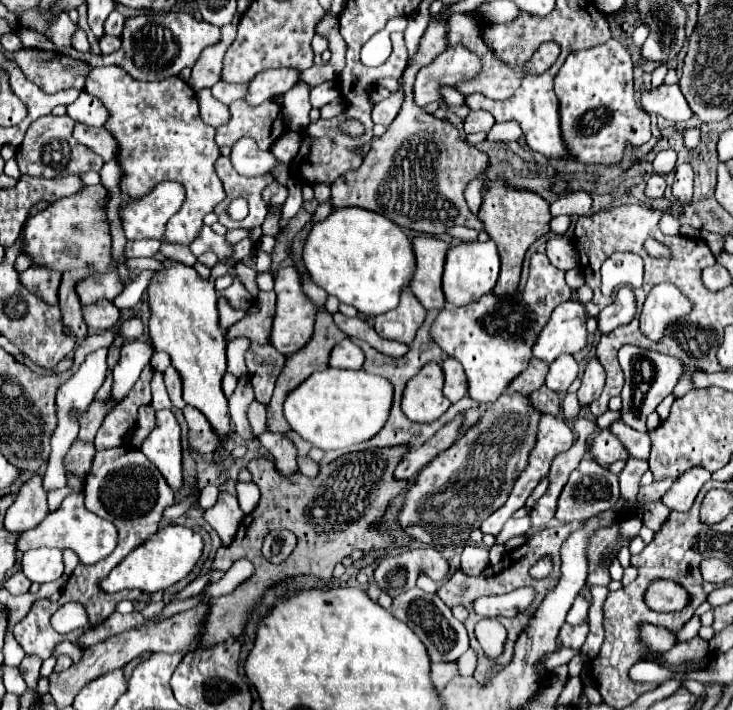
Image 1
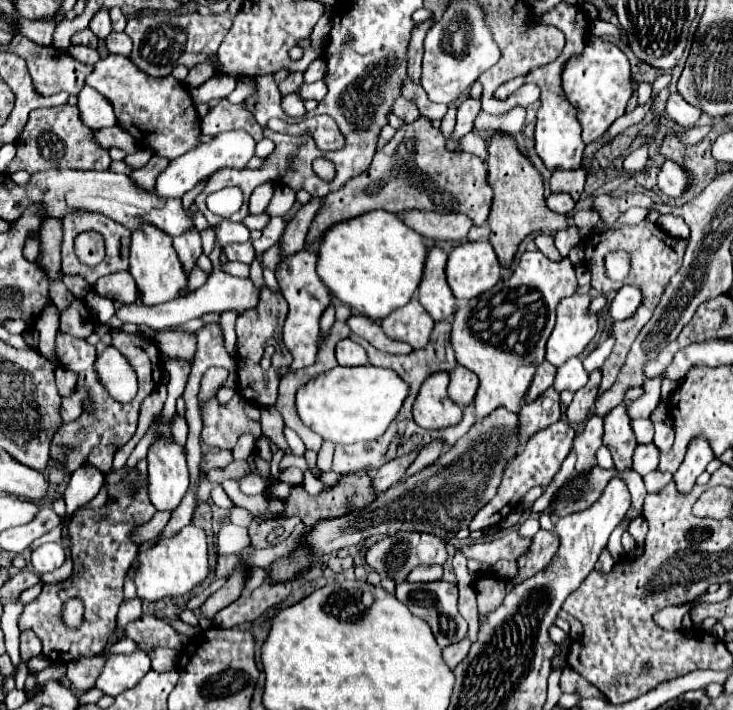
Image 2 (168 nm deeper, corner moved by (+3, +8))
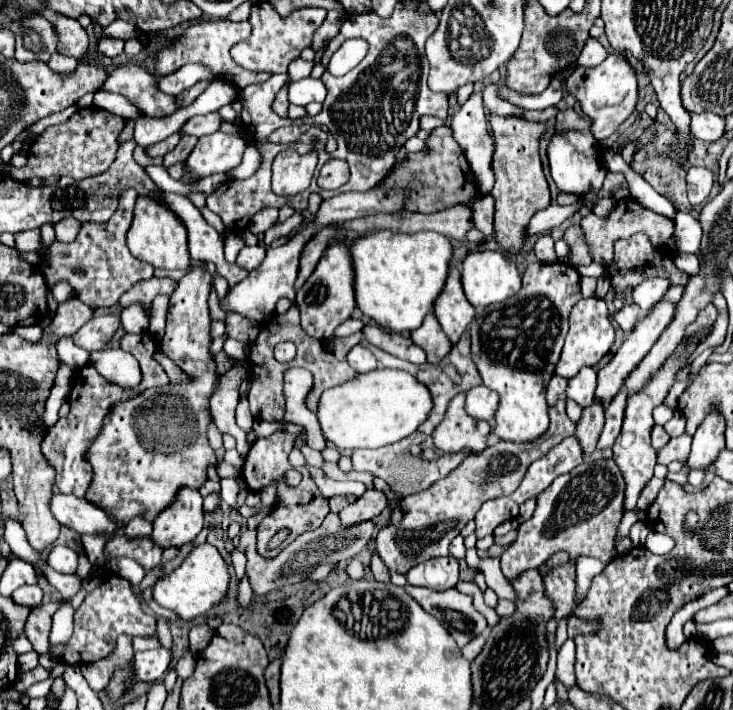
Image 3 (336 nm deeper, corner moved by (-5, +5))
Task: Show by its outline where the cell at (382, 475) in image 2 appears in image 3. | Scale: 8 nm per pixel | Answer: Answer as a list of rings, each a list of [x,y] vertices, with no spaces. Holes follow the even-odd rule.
[[[368,489],[360,499],[356,499],[354,503],[350,503],[348,507],[344,507],[340,511],[340,519],[342,519],[344,527],[348,527],[348,525],[356,525],[366,519],[376,519],[376,517],[384,515],[388,511],[388,507],[390,507],[390,501],[384,491]]]

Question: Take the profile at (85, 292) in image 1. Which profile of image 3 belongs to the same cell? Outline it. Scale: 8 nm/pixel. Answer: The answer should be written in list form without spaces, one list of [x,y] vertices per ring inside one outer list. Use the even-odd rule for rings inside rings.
[[[150,277],[150,279],[142,279],[138,283],[134,283],[122,297],[120,297],[120,305],[122,307],[130,307],[136,301],[142,301],[146,305],[150,305],[154,301],[156,295],[172,295],[176,289],[176,281],[168,279],[168,277]]]

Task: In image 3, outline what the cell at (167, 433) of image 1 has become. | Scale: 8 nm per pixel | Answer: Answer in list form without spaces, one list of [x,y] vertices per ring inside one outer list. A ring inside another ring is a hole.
[[[180,487],[172,505],[162,509],[154,519],[152,537],[160,547],[182,547],[196,539],[204,525],[202,495],[198,489]]]

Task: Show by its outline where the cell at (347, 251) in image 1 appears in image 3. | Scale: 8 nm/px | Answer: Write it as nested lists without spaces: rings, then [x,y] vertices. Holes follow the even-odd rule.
[[[382,229],[352,241],[350,257],[358,309],[380,327],[396,333],[410,333],[422,325],[424,315],[432,311],[432,305],[444,287],[452,245],[448,237],[434,231],[392,233],[390,229]]]

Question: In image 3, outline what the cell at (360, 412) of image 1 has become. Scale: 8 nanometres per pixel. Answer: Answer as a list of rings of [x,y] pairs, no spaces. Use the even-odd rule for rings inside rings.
[[[374,369],[326,389],[320,395],[316,417],[324,437],[338,449],[350,451],[358,447],[376,449],[408,437],[428,417],[430,409],[430,391],[416,377],[398,369]]]

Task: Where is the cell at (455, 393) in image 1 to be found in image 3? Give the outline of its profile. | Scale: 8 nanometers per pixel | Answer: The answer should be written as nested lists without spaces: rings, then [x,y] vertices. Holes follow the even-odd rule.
[[[476,385],[470,391],[466,391],[466,413],[474,419],[492,421],[494,411],[498,405],[498,393],[488,389],[486,385]]]

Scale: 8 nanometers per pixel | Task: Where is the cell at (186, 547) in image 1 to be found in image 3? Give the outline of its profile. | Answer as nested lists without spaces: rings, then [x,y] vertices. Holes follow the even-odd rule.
[[[202,543],[202,545],[196,545],[172,573],[156,581],[152,589],[152,599],[162,607],[176,611],[180,619],[190,621],[196,615],[206,613],[216,601],[220,601],[220,597],[224,597],[228,589],[228,581],[230,581],[230,575],[218,549],[210,543]]]

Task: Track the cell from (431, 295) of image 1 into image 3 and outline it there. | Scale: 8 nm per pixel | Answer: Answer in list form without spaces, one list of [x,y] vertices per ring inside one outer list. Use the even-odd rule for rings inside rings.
[[[450,267],[444,289],[442,289],[438,301],[434,303],[432,311],[434,311],[436,319],[440,321],[448,339],[452,343],[456,343],[476,313],[474,307],[464,297],[464,291],[460,285],[460,271],[456,267]]]

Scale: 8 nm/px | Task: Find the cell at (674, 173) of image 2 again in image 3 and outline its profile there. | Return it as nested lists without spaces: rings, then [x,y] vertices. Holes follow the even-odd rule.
[[[688,167],[686,183],[688,183],[688,201],[692,205],[702,205],[712,191],[714,173],[704,167]]]

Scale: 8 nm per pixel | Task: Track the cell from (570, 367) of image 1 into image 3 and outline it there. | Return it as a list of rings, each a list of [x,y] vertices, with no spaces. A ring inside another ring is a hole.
[[[582,367],[580,373],[568,381],[566,395],[568,399],[574,399],[578,405],[586,407],[588,403],[594,401],[594,391],[596,391],[596,369]]]

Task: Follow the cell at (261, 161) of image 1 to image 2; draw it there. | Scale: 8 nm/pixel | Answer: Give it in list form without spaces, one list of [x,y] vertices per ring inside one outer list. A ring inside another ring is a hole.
[[[232,130],[232,132],[222,132],[212,136],[210,142],[200,142],[180,158],[172,160],[168,168],[158,176],[156,180],[156,194],[164,198],[182,198],[186,192],[190,192],[202,178],[212,176],[216,170],[222,168],[244,168],[248,160],[254,156],[254,146],[256,142],[252,136],[244,130]]]

